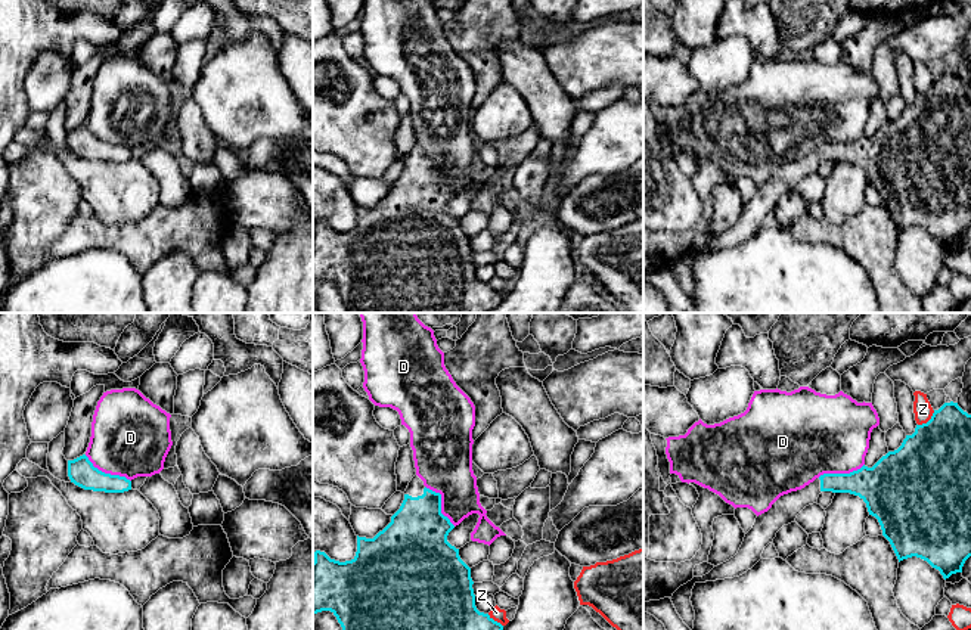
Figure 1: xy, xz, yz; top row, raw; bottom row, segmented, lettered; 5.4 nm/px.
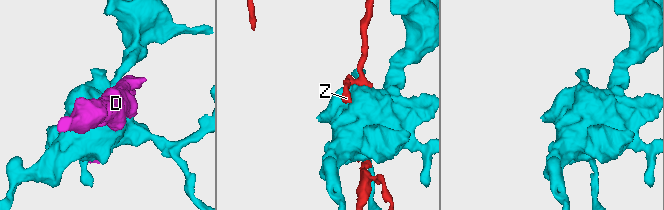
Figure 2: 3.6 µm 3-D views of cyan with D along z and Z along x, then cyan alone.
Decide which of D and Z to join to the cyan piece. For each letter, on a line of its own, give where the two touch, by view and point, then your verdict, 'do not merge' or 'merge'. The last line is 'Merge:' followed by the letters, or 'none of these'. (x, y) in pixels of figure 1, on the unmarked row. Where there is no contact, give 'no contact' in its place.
D: contact xy (106, 143); do not merge
Z: contact yz (928, 90); do not merge
Merge: none of these

